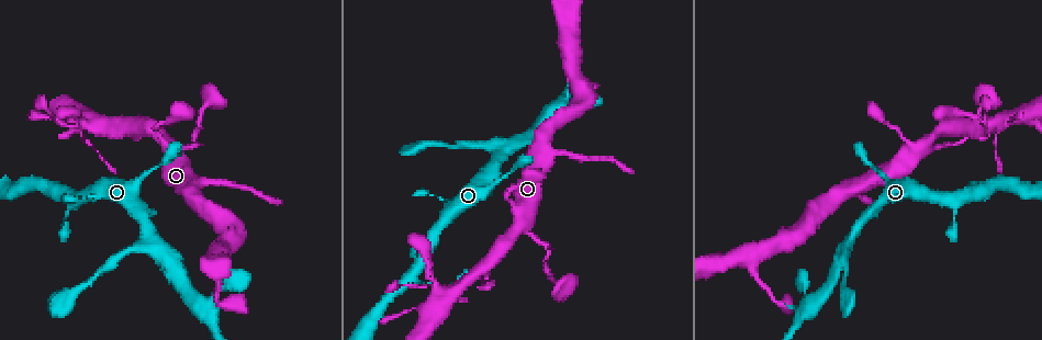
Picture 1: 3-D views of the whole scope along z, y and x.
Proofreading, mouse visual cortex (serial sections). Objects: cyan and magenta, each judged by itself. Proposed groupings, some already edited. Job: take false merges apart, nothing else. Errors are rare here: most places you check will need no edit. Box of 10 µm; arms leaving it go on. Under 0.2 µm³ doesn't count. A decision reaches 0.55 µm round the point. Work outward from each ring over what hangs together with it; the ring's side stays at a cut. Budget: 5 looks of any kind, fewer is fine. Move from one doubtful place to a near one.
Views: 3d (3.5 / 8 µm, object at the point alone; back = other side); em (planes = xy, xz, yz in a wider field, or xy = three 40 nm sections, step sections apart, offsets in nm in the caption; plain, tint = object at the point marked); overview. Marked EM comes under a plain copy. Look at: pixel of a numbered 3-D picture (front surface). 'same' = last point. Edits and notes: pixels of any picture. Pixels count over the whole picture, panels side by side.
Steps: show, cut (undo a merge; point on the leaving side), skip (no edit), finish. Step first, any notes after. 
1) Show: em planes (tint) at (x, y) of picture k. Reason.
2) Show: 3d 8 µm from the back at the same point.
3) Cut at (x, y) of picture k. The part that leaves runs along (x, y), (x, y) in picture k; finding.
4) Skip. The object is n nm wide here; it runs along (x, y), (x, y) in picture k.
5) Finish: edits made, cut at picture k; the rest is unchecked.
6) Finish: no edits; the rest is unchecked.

Show: 3d 8 µm at (522, 222) of picture 1. Three-way junction.

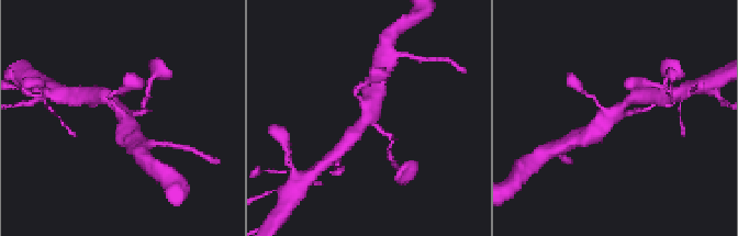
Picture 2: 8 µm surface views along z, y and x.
Show: 3d 3.5 µm at the same point. Zoom in.

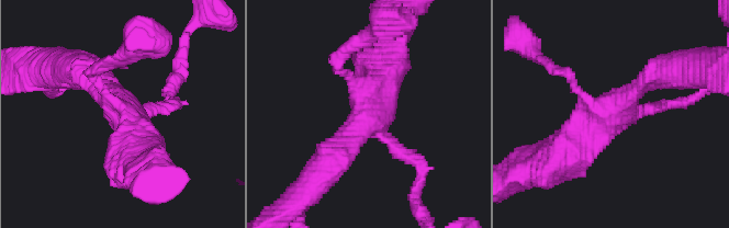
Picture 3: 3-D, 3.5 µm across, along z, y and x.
Show: em planes (tint) at (612, 113) of picture 3. Now the EM.

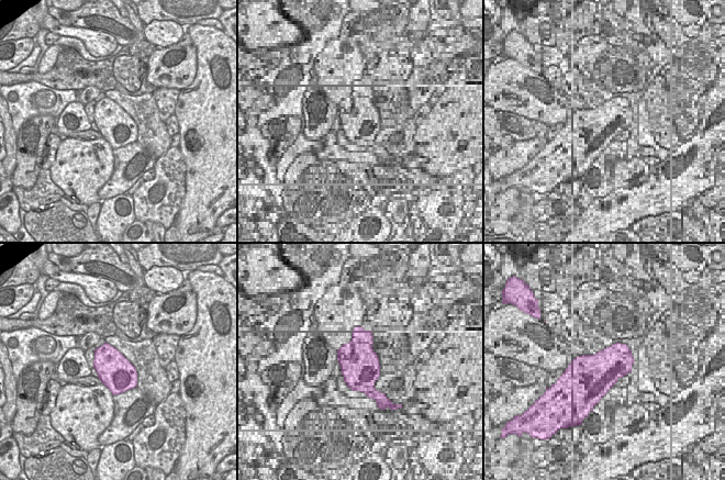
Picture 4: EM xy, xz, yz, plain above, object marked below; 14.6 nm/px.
Skip. It runs along (548, 166), (660, 71) in picture 3; continuous, no second cell.

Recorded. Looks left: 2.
Show: 3d 3.5 µm from the back at (994, 126) of picture 1. Branch point.

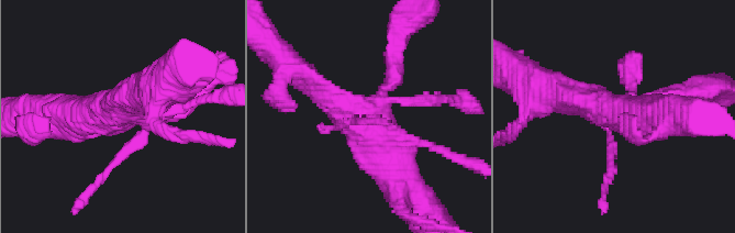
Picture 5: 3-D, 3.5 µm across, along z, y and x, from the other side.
Show: em planes (tint) at (113, 113) of picture 5.

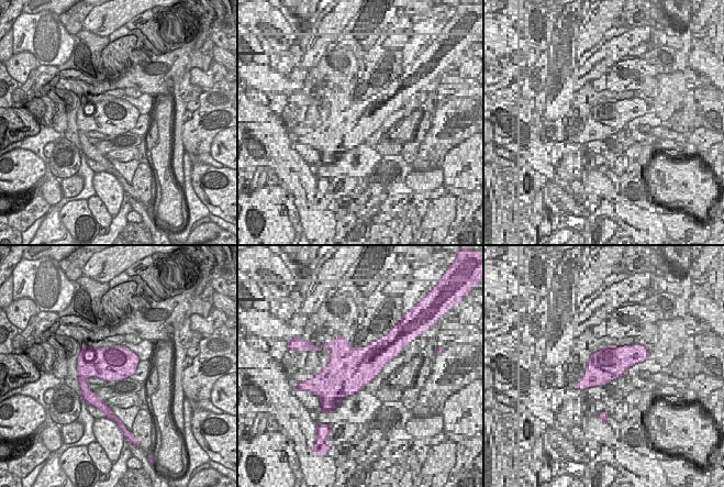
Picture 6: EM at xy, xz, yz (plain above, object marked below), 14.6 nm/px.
Skip. The object is 500 nm wide here; it runs along (300, 74), (360, 119), (394, 177) in picture 5; one cell here.

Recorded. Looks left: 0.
Finish: no edits; the rest is unchecked.

